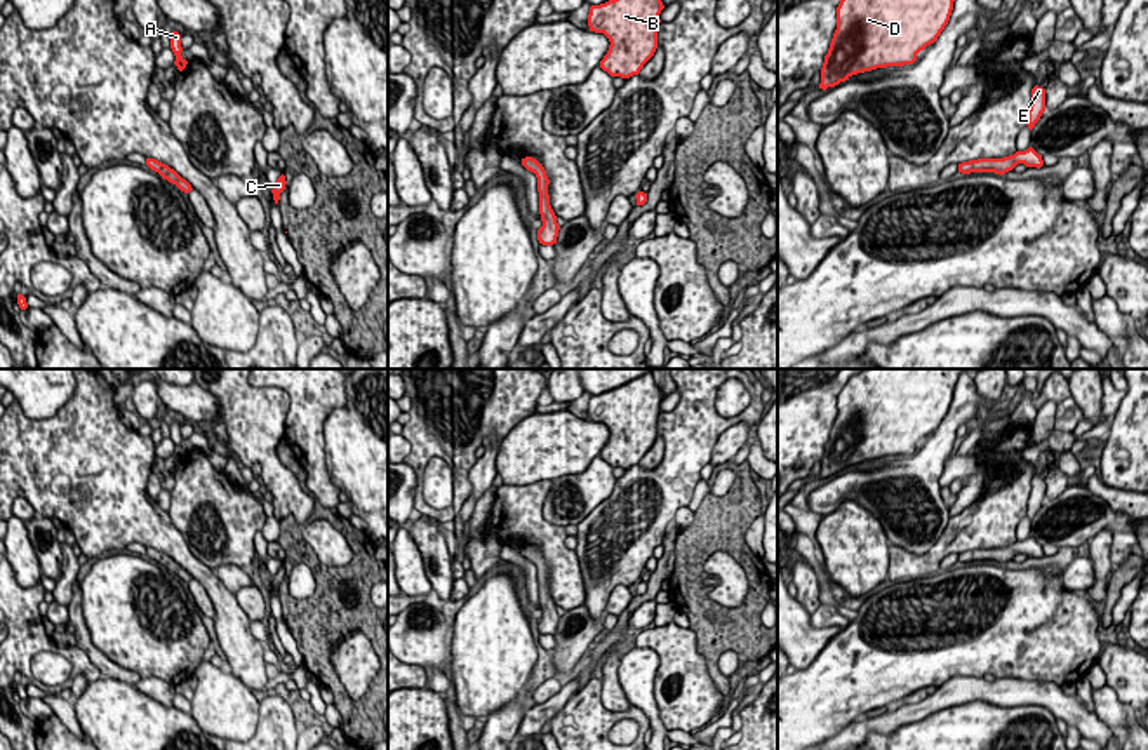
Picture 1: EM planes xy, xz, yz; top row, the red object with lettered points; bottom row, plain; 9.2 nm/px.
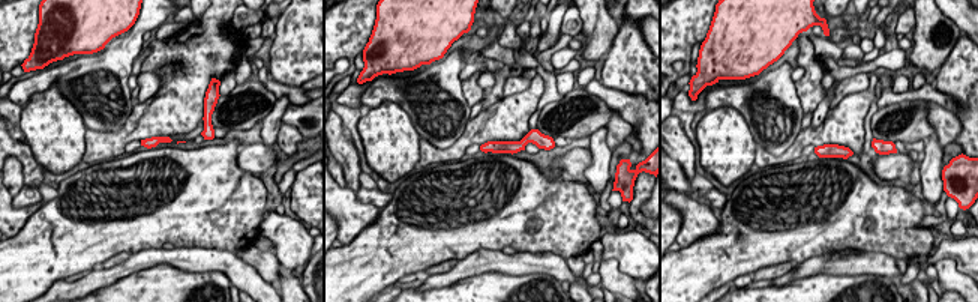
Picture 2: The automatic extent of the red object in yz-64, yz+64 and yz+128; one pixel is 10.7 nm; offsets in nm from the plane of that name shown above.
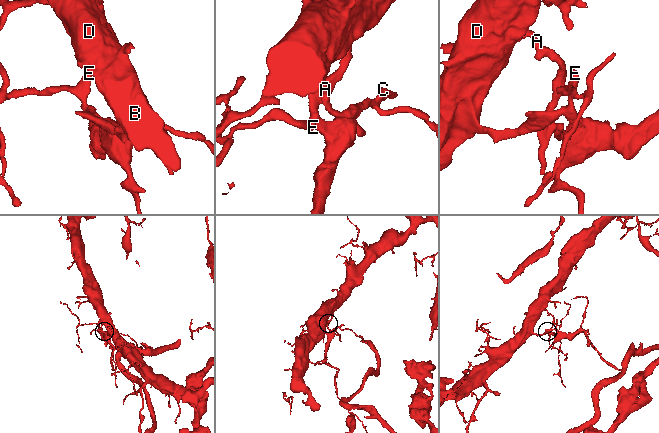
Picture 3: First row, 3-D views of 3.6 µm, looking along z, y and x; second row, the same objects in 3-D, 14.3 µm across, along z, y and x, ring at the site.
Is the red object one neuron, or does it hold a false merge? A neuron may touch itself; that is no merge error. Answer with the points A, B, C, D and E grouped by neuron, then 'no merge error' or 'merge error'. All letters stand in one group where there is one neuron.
A B C D E; no merge error

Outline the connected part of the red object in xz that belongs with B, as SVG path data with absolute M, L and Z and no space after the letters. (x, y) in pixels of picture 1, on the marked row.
M609 0L591 5L590 31L604 33L611 45L600 68L611 77L638 75L657 49L661 0Z

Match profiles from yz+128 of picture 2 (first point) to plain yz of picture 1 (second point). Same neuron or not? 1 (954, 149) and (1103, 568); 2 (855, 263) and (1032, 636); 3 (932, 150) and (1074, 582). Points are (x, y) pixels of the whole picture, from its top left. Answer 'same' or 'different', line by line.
1: different
2: different
3: different

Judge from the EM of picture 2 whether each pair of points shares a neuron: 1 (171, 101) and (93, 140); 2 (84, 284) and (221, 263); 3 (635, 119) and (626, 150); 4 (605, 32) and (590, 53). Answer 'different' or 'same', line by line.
1: same
2: same
3: different
4: same

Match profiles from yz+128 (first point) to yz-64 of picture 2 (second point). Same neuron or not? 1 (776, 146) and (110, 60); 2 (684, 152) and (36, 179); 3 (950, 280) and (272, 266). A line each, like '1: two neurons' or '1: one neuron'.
1: one neuron
2: two neurons
3: one neuron

